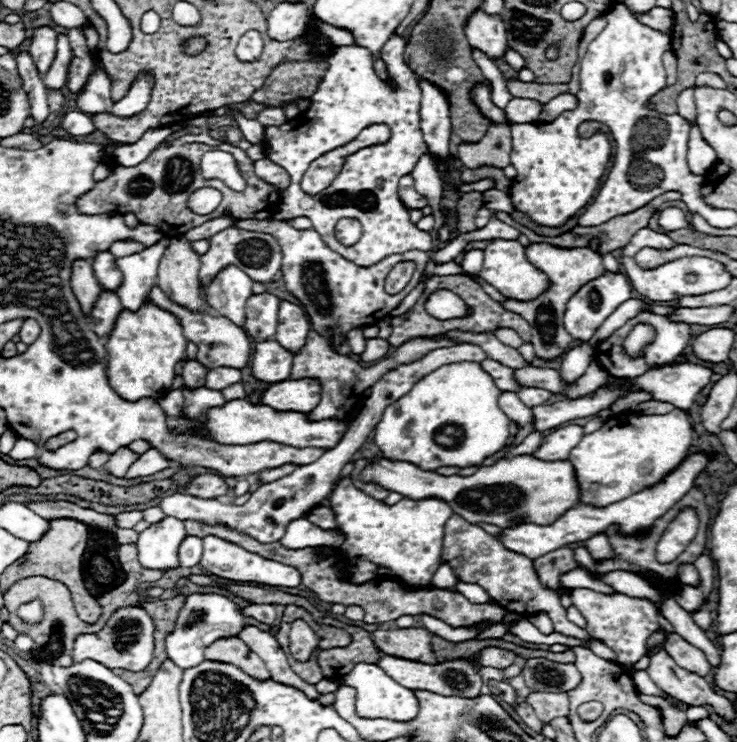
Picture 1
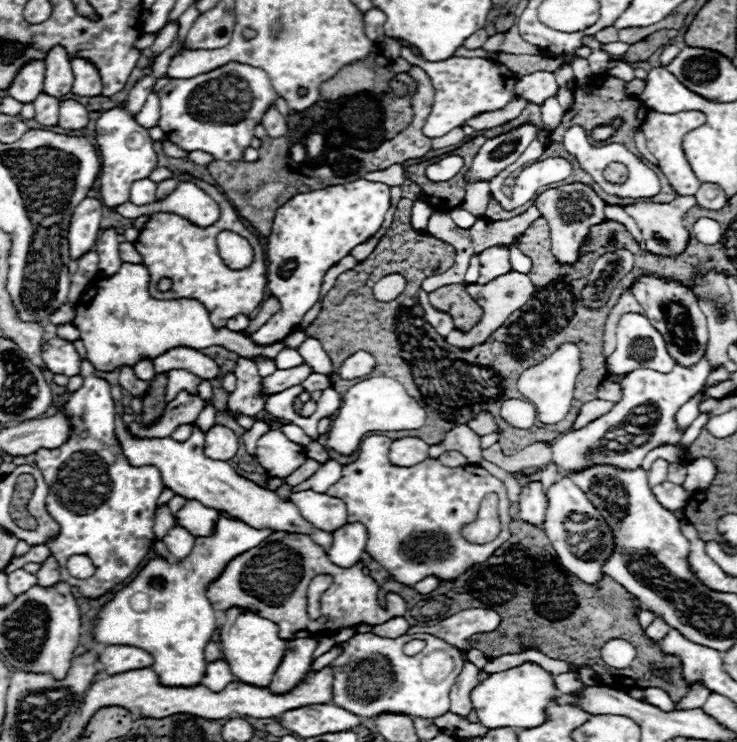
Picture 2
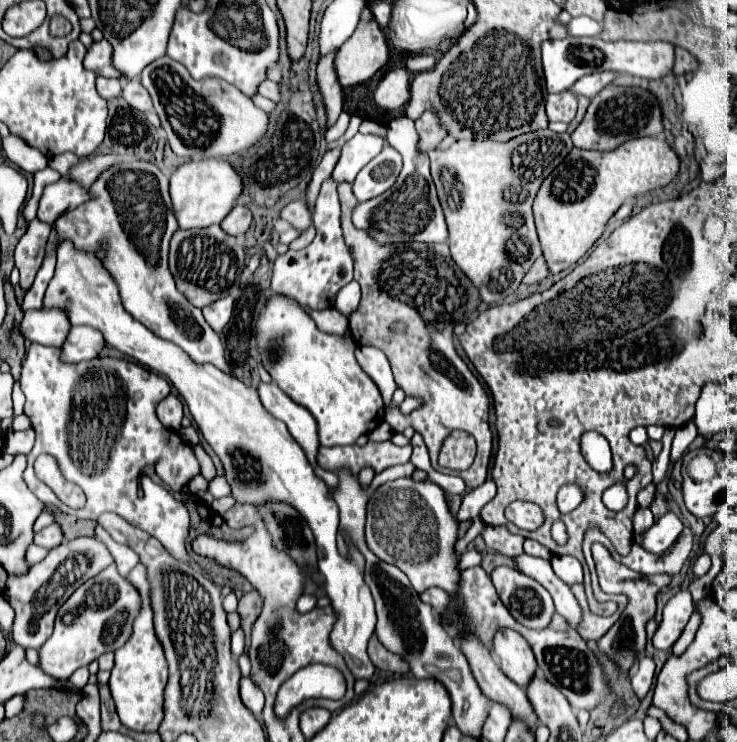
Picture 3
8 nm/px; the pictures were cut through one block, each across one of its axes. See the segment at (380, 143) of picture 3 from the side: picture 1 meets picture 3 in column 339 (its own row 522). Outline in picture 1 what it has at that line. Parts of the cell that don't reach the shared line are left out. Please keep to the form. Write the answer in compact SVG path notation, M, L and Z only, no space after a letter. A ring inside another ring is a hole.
M172 516L164 518L158 524L152 524L148 530L138 536L138 562L148 570L170 572L180 568L178 548L186 538L184 522L174 520Z

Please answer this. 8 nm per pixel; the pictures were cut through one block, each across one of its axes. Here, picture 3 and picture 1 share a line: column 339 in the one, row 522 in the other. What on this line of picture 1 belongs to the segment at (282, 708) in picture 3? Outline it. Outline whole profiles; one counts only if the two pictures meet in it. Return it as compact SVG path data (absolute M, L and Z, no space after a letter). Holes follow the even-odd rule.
M682 508L676 518L672 520L672 524L668 524L668 528L664 530L664 534L658 540L658 548L656 548L656 560L660 562L674 562L684 550L686 546L692 542L692 538L696 536L698 530L698 514L694 508Z

